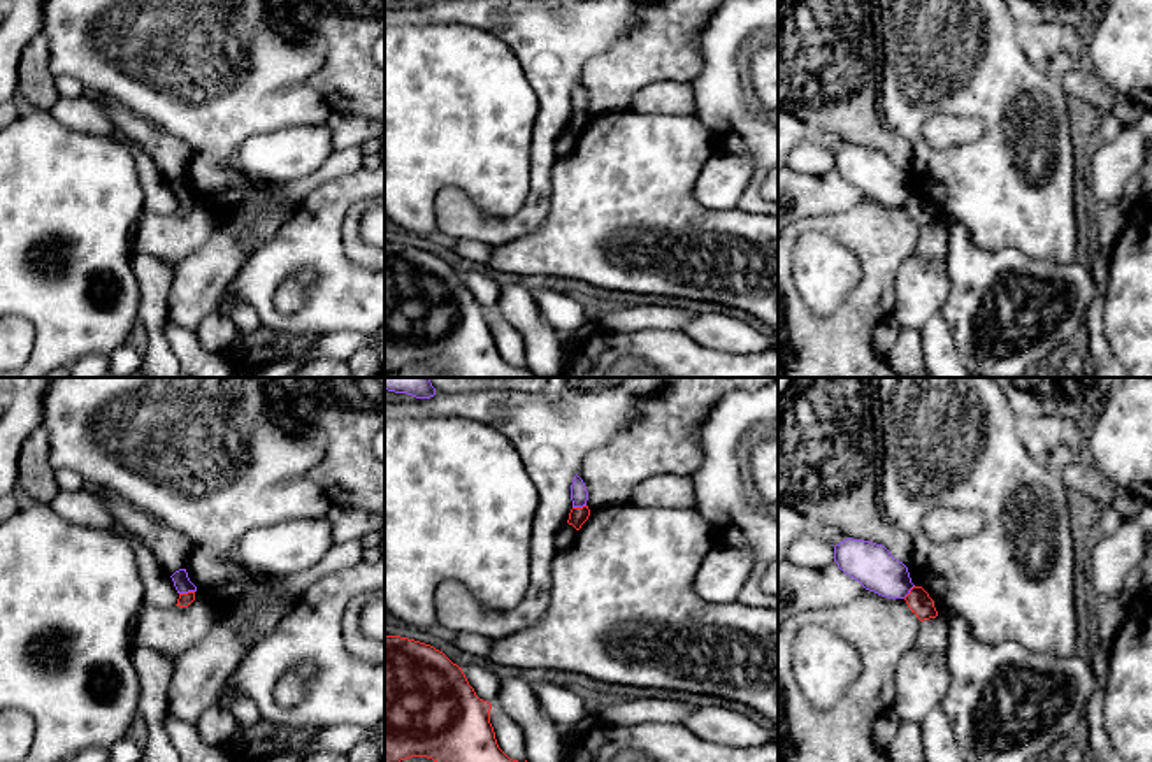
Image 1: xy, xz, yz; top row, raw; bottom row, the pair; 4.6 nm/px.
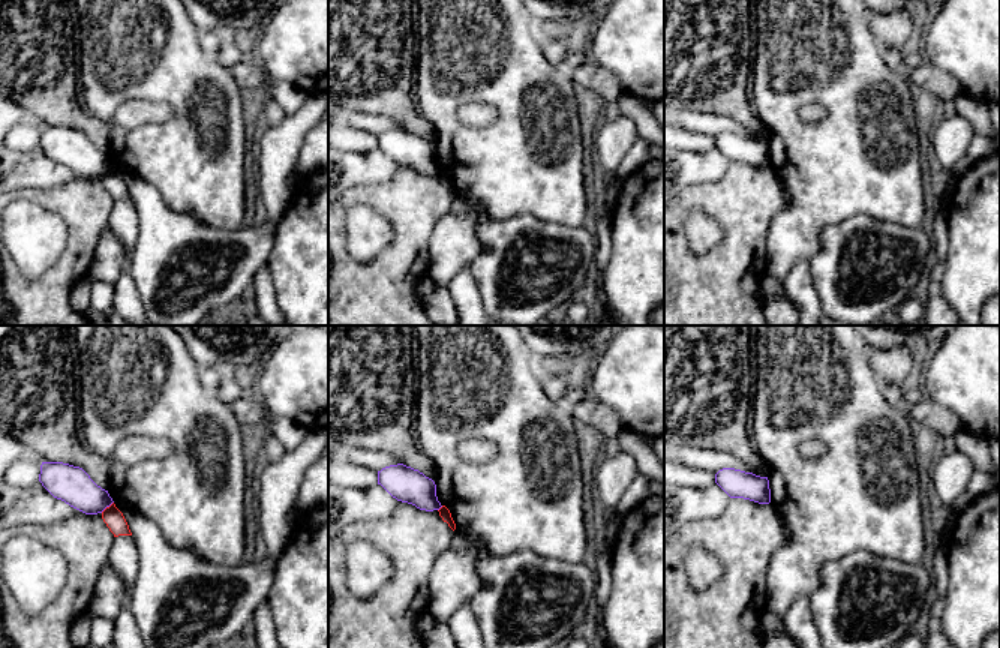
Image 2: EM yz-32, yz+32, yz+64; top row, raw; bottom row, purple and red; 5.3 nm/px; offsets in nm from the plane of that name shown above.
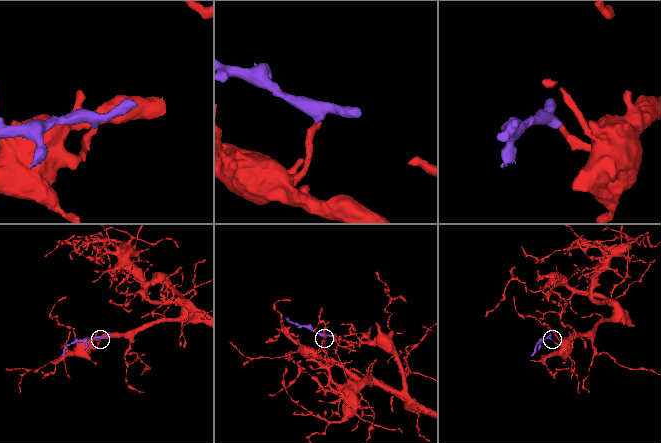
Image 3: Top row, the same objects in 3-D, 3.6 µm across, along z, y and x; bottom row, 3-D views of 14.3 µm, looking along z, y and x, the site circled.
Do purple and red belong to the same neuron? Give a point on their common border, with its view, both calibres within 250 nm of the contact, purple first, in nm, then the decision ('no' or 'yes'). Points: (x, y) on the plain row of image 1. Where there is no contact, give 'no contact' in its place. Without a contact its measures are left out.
xy (187, 199) | 80/60 nm | no

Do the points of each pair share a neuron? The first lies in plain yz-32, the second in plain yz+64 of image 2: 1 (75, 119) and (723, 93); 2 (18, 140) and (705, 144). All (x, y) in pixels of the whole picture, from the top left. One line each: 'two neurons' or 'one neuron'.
1: one neuron
2: one neuron

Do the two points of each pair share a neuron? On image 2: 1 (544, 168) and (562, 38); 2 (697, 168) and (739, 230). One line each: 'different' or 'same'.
1: different
2: different

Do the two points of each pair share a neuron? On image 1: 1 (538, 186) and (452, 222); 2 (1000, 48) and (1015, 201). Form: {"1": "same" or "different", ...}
{"1": "same", "2": "same"}

